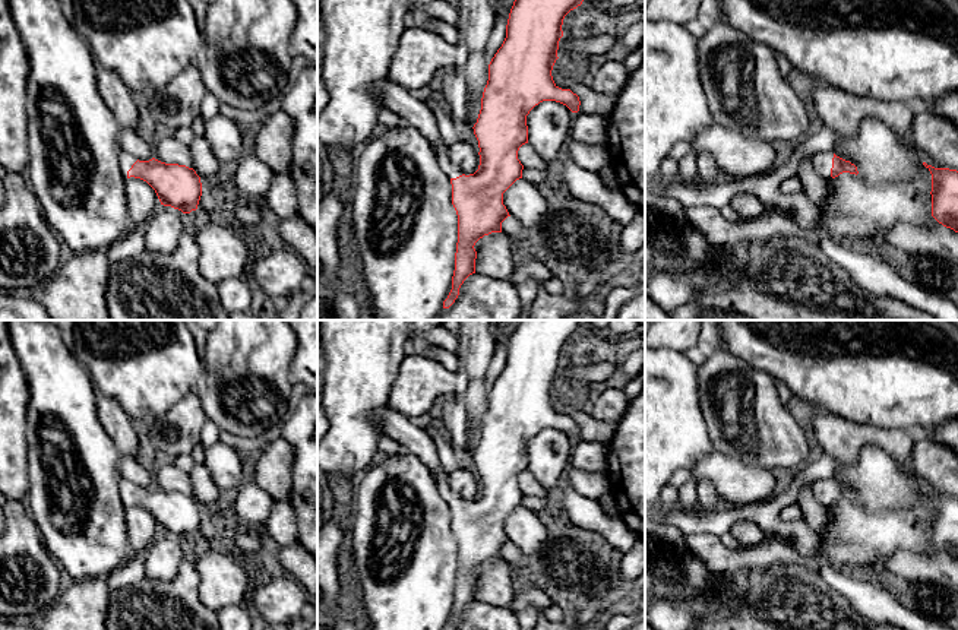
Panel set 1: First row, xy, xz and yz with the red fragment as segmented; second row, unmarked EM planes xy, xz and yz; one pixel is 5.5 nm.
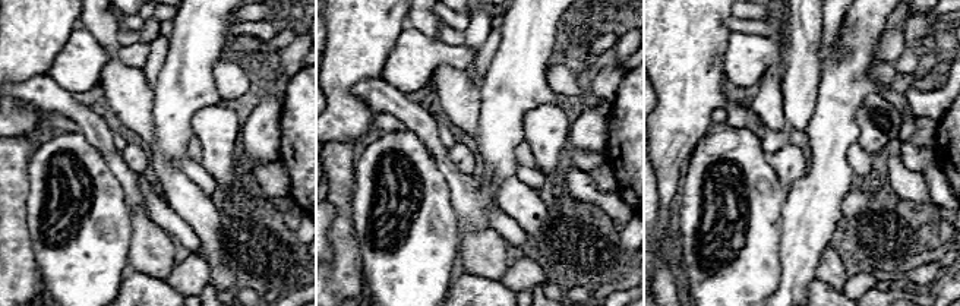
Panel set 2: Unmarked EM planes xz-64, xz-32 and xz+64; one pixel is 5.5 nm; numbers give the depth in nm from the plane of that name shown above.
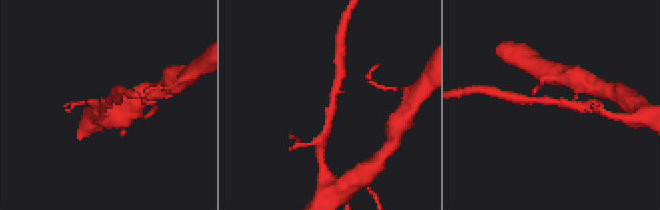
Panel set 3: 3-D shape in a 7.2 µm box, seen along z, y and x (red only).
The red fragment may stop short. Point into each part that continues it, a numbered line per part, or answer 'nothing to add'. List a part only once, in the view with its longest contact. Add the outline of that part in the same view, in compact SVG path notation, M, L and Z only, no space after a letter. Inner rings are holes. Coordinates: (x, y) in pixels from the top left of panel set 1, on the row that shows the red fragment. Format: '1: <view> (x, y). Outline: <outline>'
1: yz (822, 161). Outline: M816 152L812 155L810 162L822 177L829 178L832 168L832 158L834 158L832 152Z

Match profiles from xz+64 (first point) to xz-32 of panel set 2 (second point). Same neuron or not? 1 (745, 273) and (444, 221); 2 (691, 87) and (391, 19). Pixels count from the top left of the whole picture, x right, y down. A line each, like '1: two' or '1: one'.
1: one
2: one

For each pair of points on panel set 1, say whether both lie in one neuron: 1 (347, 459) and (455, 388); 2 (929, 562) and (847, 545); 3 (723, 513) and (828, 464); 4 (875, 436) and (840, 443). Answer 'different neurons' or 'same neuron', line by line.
1: different neurons
2: different neurons
3: same neuron
4: same neuron

